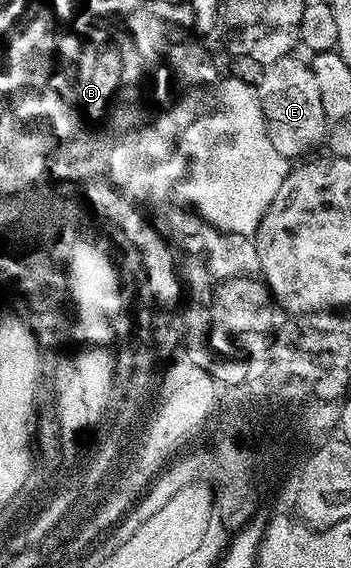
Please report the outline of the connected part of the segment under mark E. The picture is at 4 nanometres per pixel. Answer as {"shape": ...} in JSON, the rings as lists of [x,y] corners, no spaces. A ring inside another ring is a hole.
{"shape":[[[296,55],[281,57],[264,67],[260,80],[257,80],[257,95],[260,108],[264,114],[265,127],[270,137],[271,144],[280,155],[290,160],[297,156],[307,156],[313,148],[323,140],[329,119],[323,112],[320,103],[319,88],[316,85],[314,73],[311,72],[305,60]]]}

